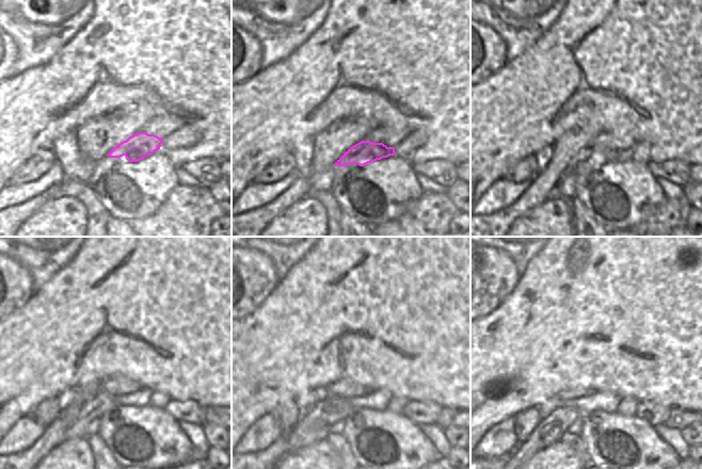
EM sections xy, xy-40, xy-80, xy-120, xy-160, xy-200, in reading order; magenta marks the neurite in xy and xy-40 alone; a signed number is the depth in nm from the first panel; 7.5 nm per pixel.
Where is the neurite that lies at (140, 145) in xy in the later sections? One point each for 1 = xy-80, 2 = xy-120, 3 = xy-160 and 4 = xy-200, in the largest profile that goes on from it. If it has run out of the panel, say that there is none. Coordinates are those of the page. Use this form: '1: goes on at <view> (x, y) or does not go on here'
1: goes on at xy-80 (592, 158)
2: goes on at xy-120 (93, 409)
3: goes on at xy-160 (315, 424)
4: goes on at xy-200 (551, 427)

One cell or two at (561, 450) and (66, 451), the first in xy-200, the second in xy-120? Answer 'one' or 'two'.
one

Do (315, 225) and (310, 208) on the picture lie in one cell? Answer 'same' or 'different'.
same

